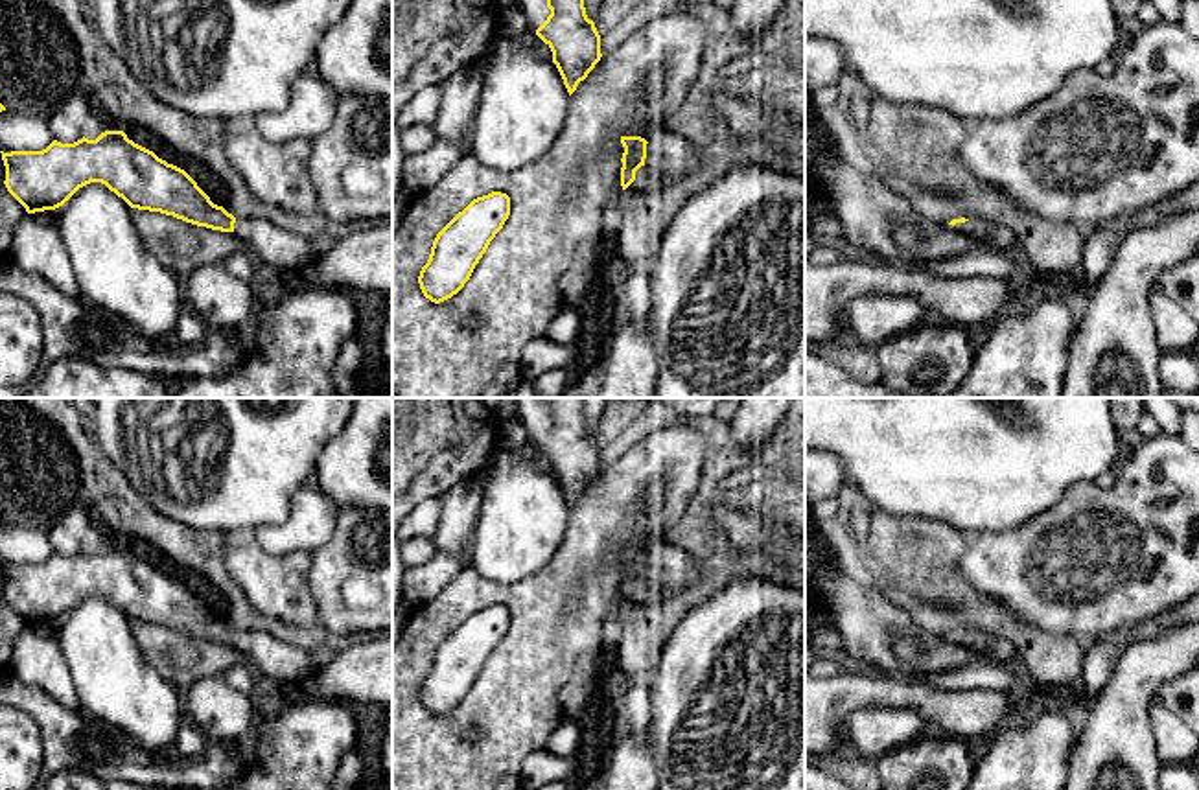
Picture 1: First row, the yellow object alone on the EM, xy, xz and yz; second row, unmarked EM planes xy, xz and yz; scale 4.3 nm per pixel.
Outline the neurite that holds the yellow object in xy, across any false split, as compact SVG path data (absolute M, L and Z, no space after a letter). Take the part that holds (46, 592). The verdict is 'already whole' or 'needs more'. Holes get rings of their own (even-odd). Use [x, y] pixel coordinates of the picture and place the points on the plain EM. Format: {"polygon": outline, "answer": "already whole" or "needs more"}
{"polygon": "M105 543L96 552L83 549L74 556L53 552L42 563L0 565L4 597L28 626L55 622L79 600L101 595L131 621L234 645L258 672L287 689L311 678L322 657L267 632L236 632L214 617L184 582L134 556L123 543Z", "answer": "needs more"}

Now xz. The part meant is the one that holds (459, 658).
{"polygon": "M501 604L473 611L435 650L418 696L425 711L440 716L470 692L490 654L510 628L510 610Z", "answer": "already whole"}

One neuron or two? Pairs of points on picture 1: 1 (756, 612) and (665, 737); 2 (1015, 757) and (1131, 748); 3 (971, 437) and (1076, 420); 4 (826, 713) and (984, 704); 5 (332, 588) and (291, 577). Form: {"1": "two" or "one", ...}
{"1": "one", "2": "two", "3": "one", "4": "one", "5": "two"}

